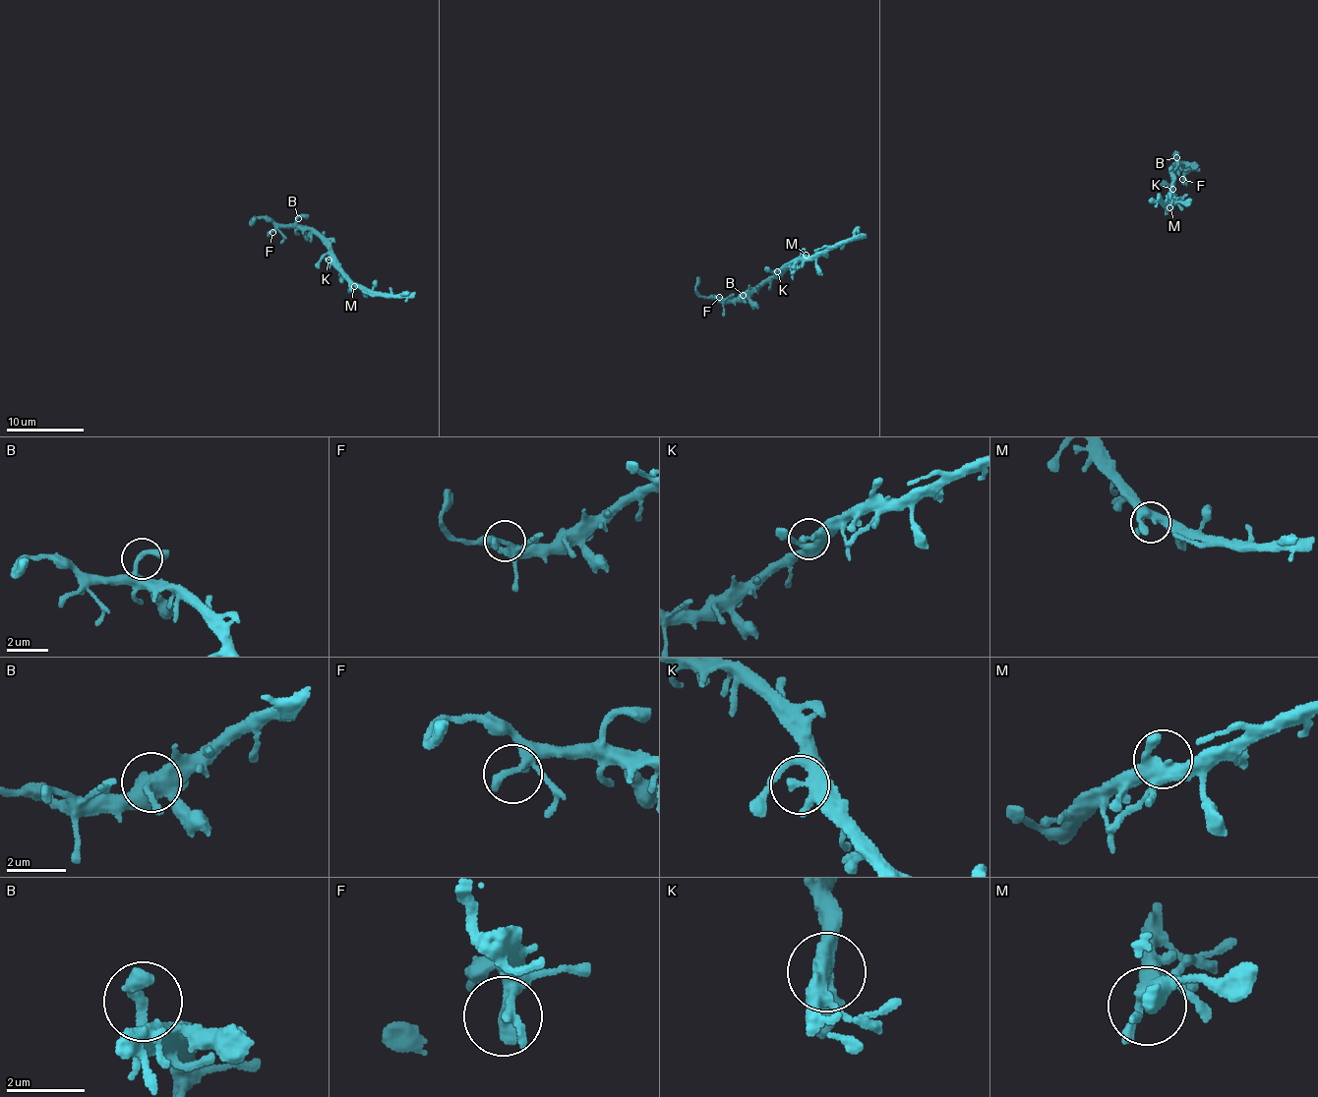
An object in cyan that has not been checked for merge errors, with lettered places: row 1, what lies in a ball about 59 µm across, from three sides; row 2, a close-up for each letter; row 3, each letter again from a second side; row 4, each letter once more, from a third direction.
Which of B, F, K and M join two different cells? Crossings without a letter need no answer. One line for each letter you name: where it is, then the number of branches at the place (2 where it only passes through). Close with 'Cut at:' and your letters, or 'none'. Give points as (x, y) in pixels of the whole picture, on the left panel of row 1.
Cut at: none

